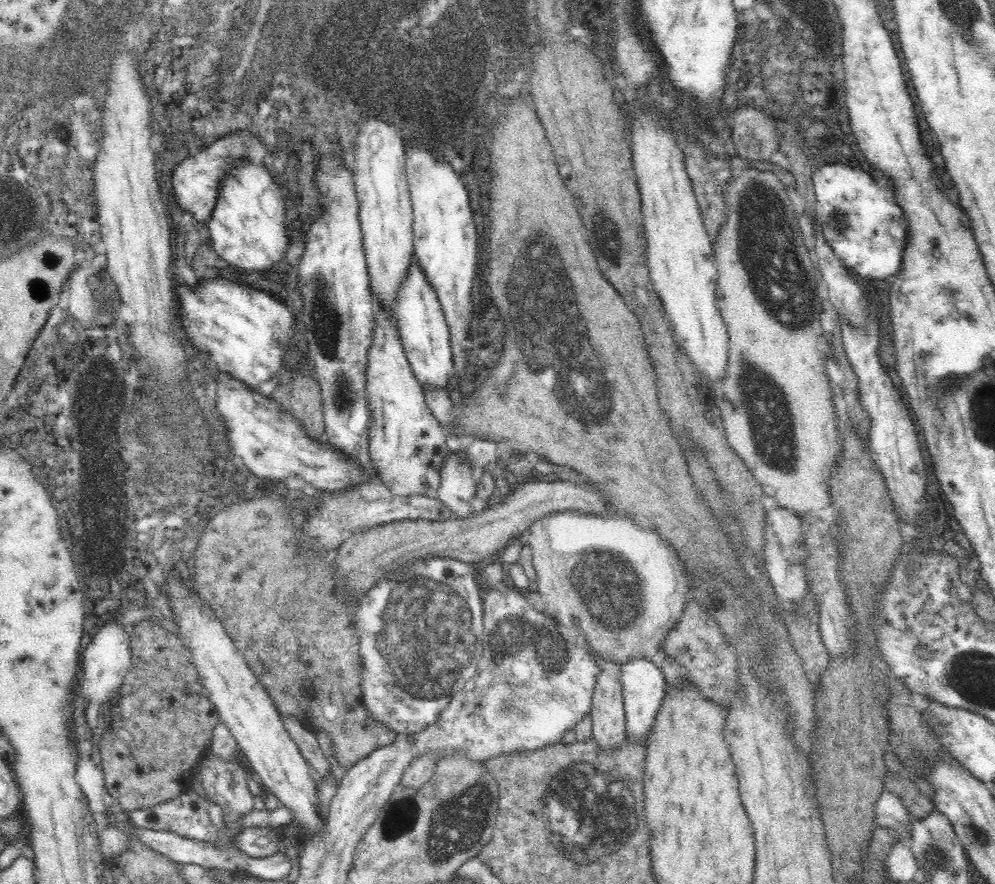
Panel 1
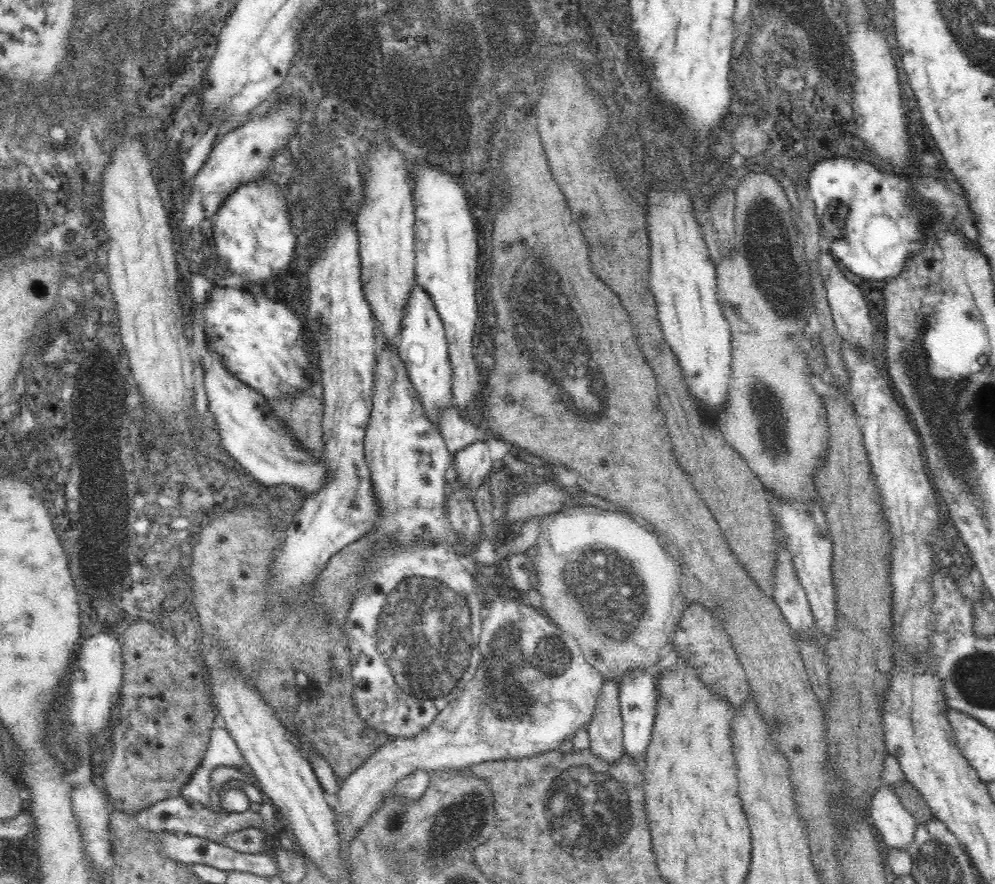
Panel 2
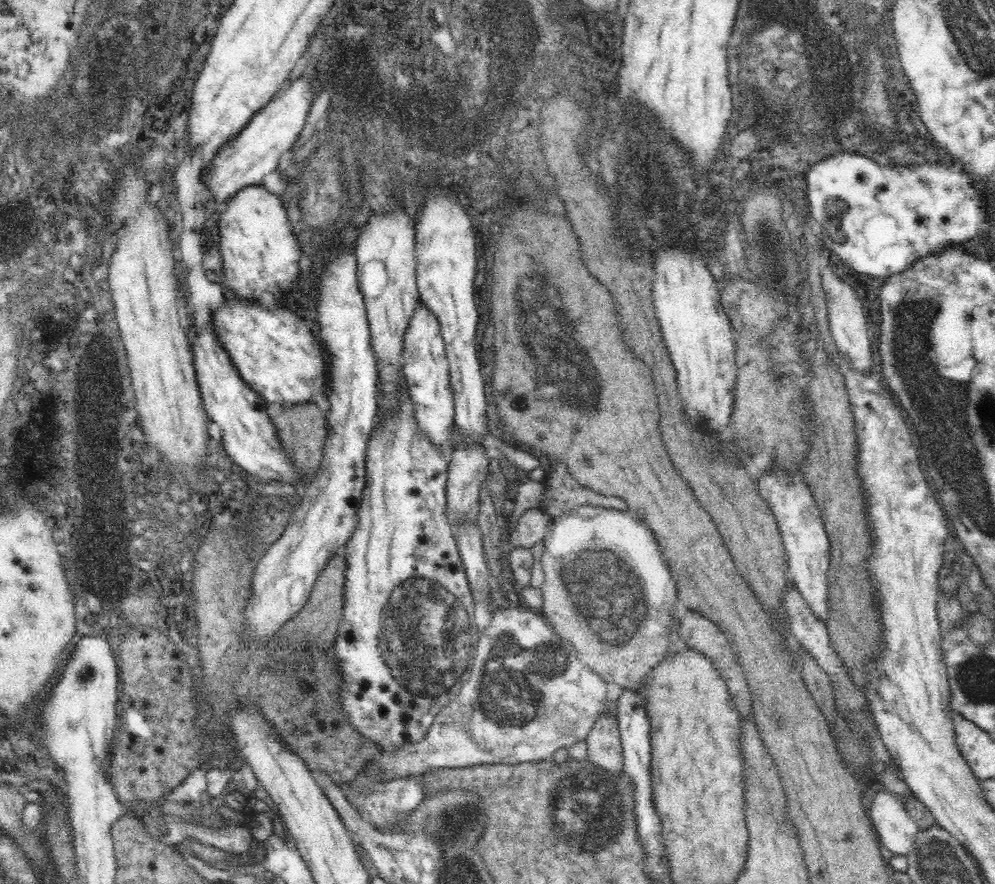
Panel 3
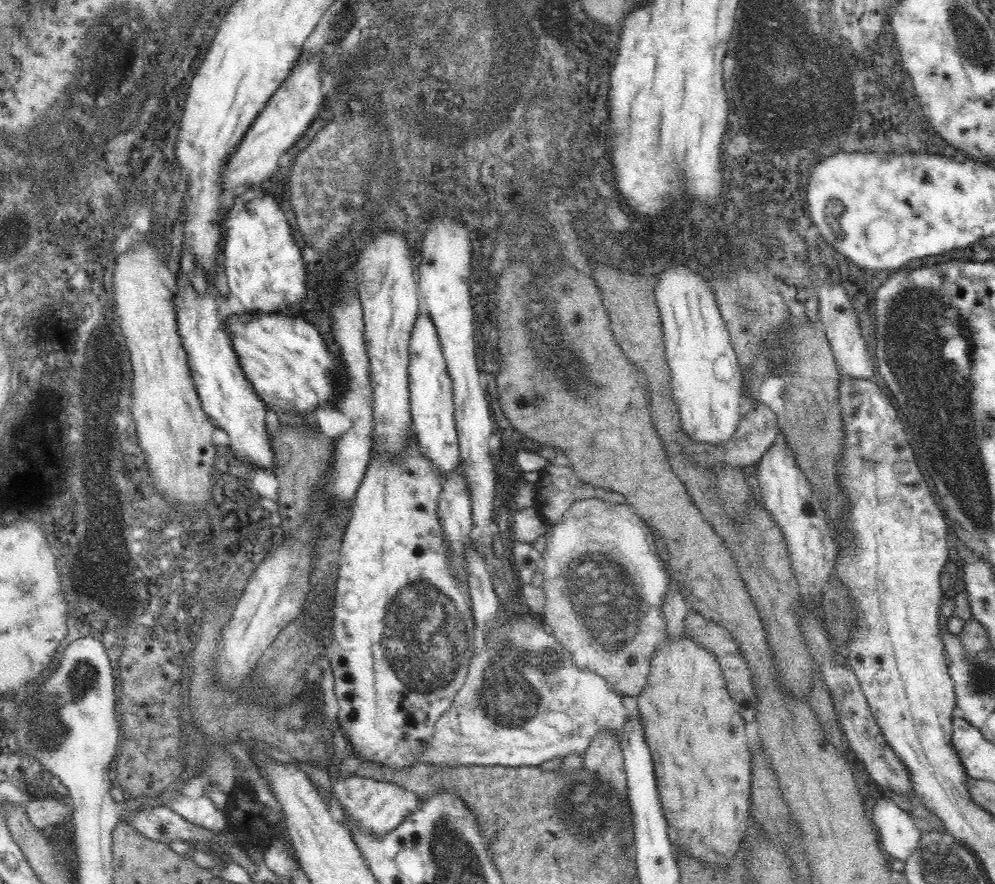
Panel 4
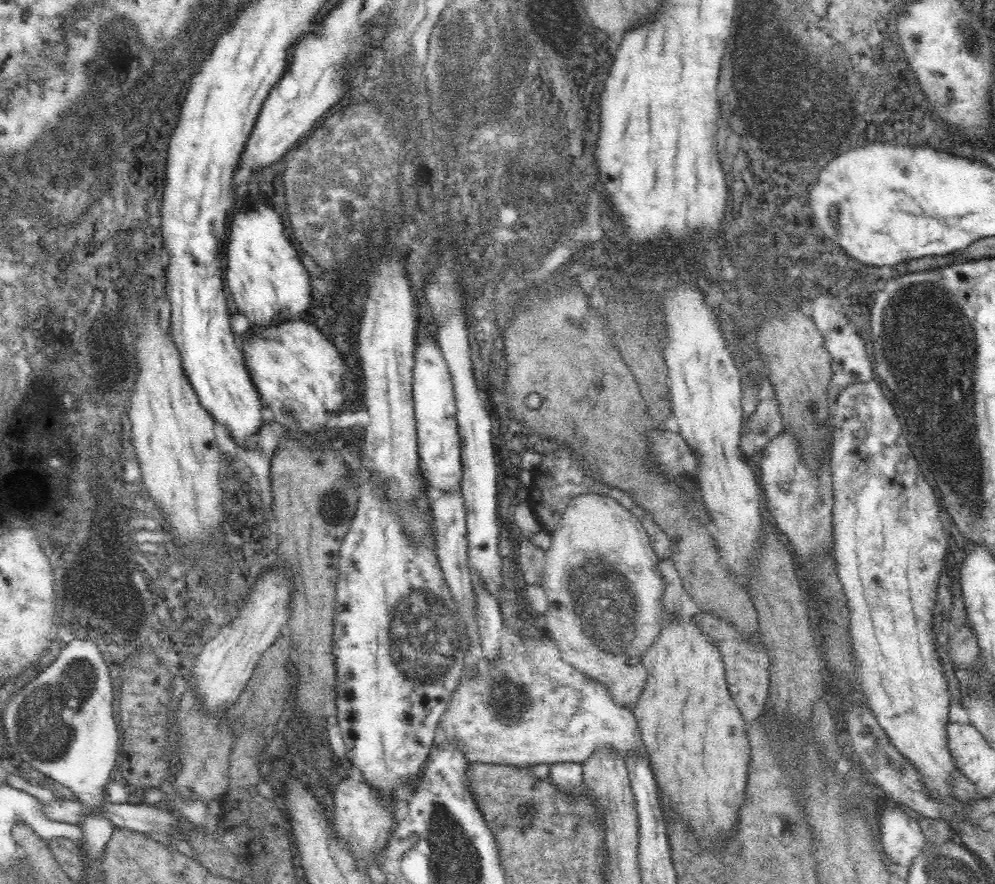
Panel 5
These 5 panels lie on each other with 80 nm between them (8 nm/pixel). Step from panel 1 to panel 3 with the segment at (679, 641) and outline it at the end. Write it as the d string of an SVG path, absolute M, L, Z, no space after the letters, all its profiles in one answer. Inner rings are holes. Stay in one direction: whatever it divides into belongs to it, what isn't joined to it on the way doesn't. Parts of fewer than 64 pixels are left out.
M684 609L679 615L679 636L680 644L704 654L704 657L708 657L712 659L712 662L715 662L715 666L720 671L720 676L726 683L731 699L735 702L741 716L744 717L751 714L753 712L751 690L744 676L744 669L738 664L734 651L732 651L732 646L730 646L730 642L728 642L723 630L718 628L715 622L706 618L700 611Z

